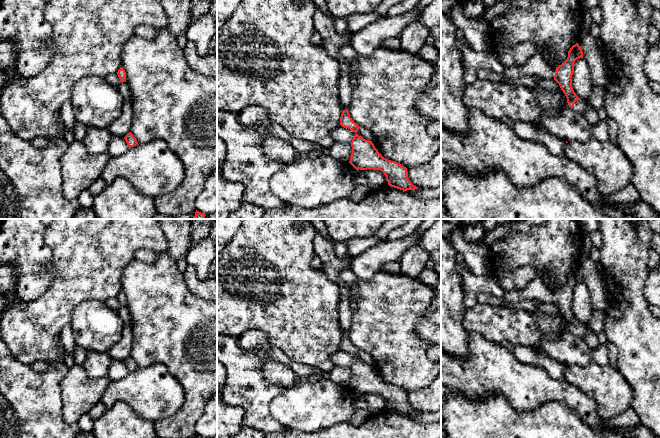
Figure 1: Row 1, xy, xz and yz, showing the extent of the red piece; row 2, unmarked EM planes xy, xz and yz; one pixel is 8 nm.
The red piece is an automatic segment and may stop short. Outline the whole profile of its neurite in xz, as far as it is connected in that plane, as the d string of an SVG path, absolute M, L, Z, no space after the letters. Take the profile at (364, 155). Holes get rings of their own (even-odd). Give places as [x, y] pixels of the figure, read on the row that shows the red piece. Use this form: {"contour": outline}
{"contour": "M355 134L350 144L352 153L349 163L356 170L380 170L386 176L389 186L403 191L418 188L409 180L407 168L395 161L384 158L375 148L372 141Z"}

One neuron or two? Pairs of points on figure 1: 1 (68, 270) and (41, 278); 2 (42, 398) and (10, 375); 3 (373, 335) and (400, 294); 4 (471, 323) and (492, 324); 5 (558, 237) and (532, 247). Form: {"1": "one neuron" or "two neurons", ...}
{"1": "two neurons", "2": "one neuron", "3": "one neuron", "4": "one neuron", "5": "one neuron"}

